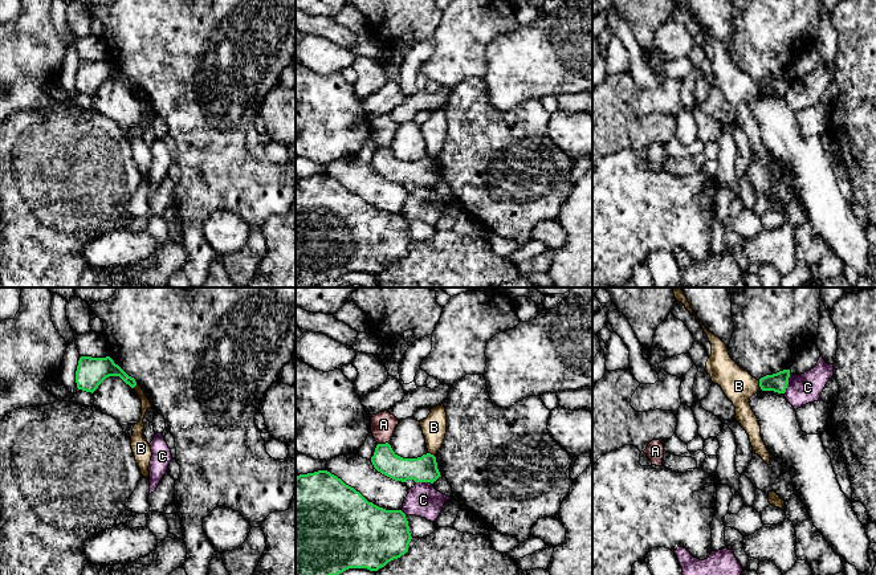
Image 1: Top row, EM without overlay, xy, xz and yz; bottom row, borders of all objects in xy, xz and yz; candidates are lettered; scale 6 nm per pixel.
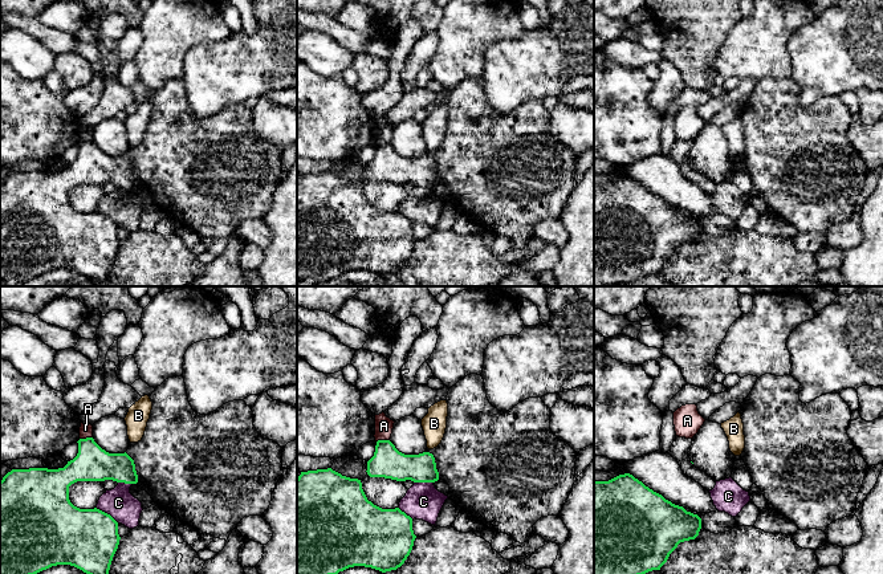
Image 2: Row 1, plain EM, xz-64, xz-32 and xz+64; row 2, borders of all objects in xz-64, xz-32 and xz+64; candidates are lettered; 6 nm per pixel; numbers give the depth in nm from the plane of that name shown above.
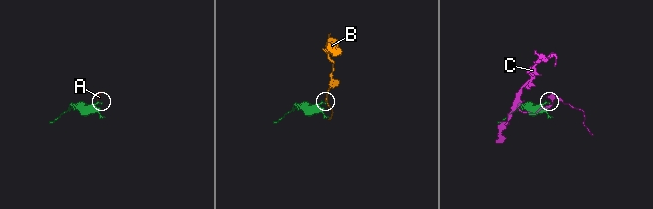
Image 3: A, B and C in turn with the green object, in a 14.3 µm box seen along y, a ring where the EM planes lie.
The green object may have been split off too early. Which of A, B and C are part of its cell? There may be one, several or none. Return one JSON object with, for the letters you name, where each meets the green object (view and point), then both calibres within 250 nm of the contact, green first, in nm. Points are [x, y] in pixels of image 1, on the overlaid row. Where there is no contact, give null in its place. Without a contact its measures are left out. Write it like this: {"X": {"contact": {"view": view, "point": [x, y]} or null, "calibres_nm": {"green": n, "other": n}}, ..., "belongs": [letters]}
{"belongs": []}

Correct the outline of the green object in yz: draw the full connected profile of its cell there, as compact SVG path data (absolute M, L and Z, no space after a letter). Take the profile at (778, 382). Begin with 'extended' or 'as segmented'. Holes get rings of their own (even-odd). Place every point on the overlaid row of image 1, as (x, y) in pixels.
as segmented; M783 370L773 375L766 375L759 379L759 387L762 391L774 391L785 393L790 378L790 370Z

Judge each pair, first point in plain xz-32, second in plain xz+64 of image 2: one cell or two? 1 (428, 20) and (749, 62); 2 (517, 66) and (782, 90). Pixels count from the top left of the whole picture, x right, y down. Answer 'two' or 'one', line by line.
1: two
2: two

